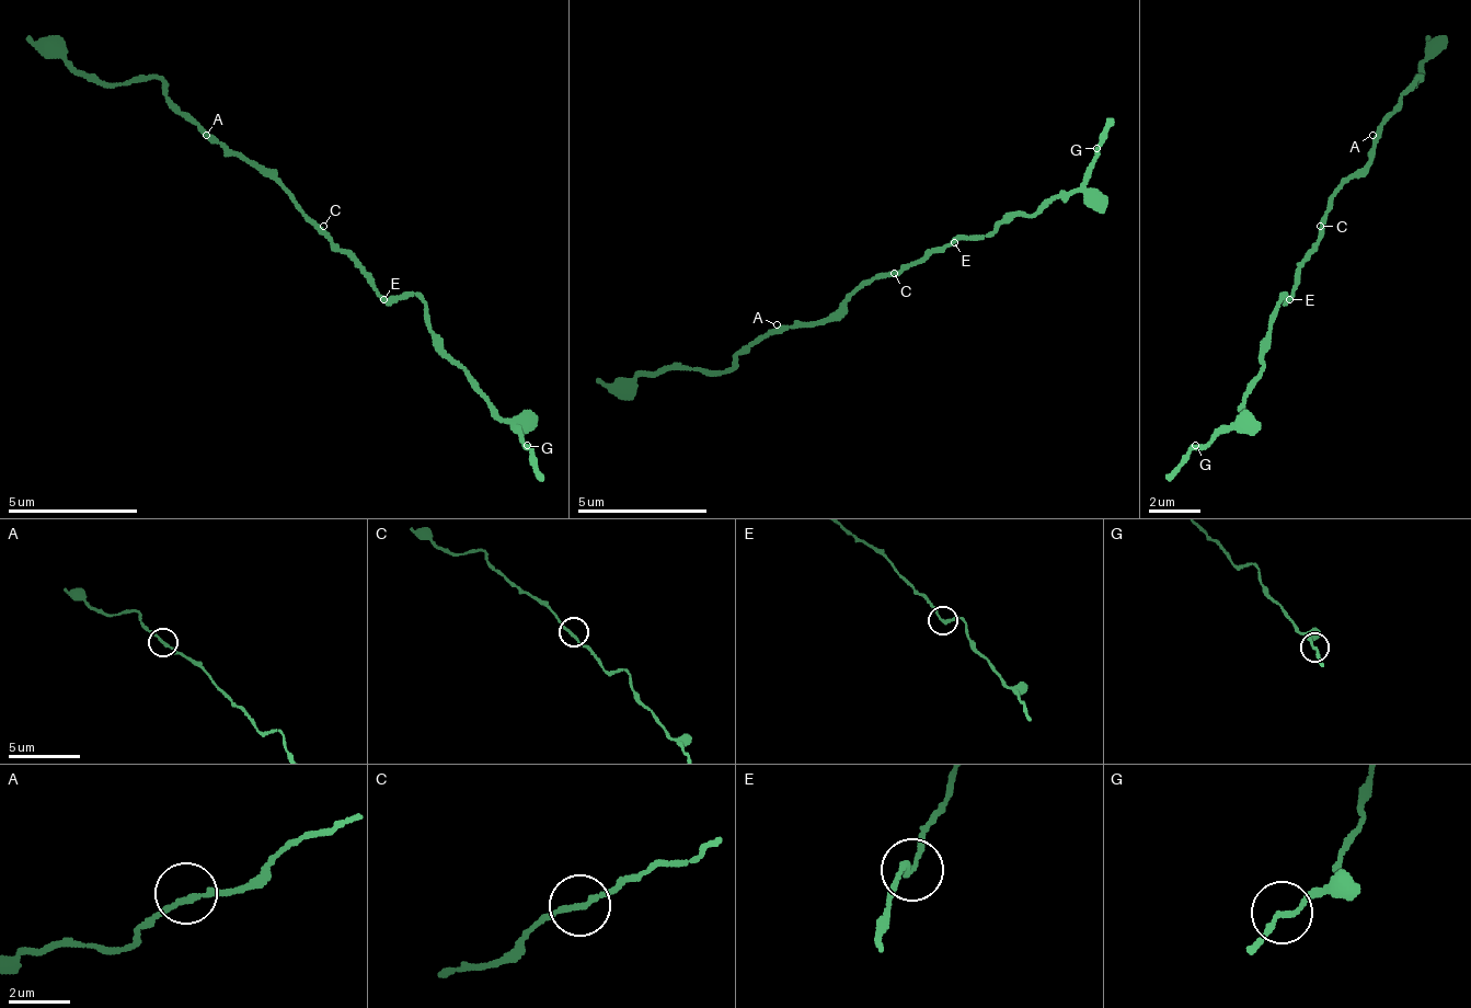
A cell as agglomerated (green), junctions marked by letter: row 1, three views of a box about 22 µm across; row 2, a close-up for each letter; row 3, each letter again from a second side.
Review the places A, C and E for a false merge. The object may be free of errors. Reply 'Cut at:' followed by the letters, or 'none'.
Cut at: none

